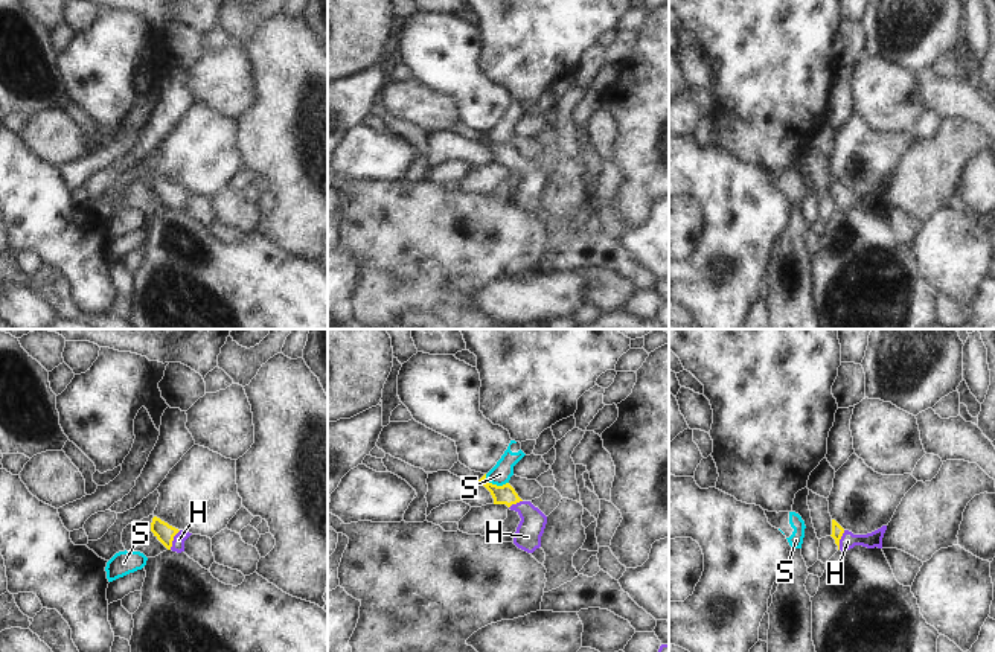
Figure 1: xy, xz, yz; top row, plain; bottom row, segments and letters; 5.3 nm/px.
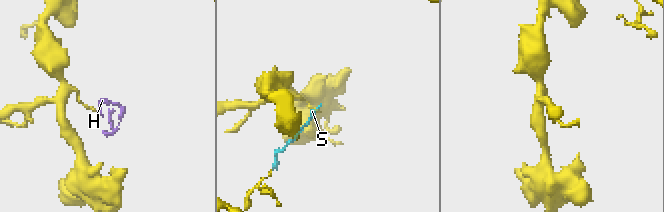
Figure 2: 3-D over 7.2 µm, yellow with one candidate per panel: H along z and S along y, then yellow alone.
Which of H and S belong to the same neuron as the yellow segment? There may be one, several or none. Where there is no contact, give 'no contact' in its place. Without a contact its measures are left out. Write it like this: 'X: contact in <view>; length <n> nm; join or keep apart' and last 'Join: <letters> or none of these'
H: contact in xy; length 120 nm; join
S: contact in xz; length 140 nm; keep apart
Join: H

